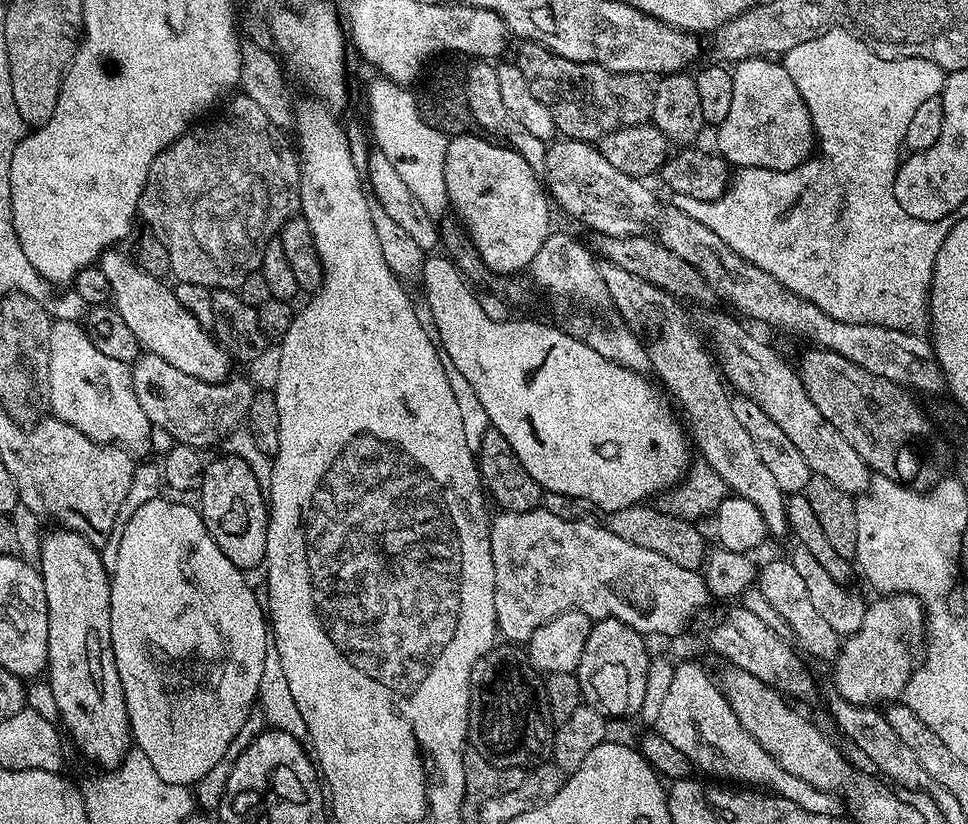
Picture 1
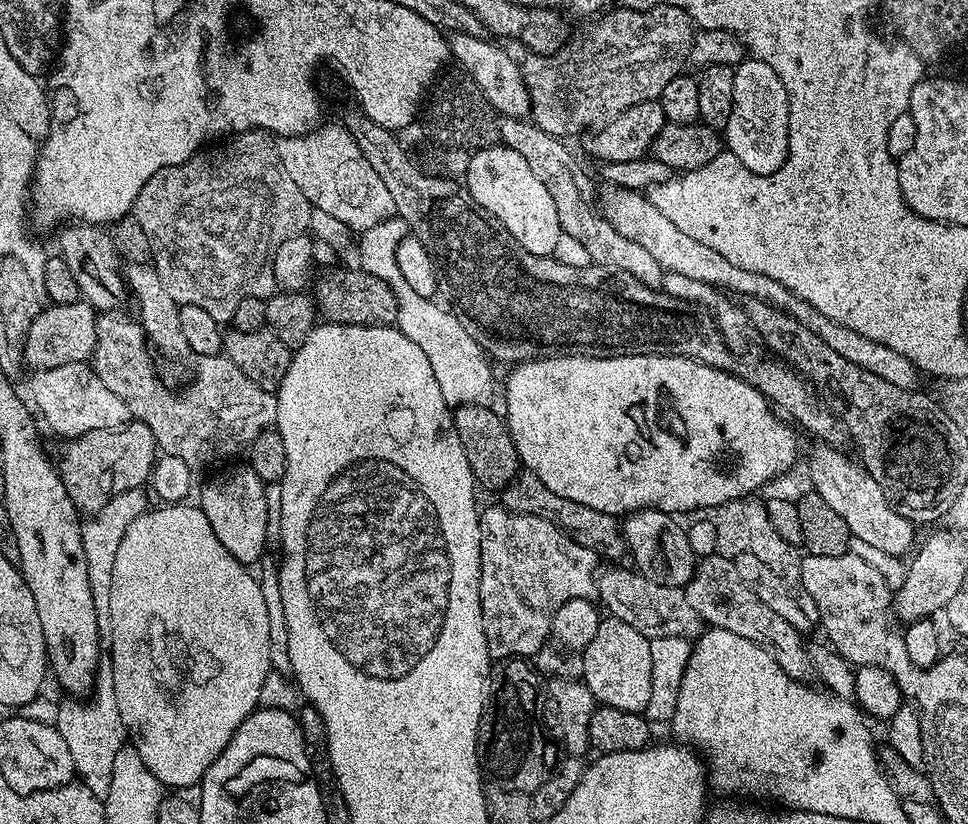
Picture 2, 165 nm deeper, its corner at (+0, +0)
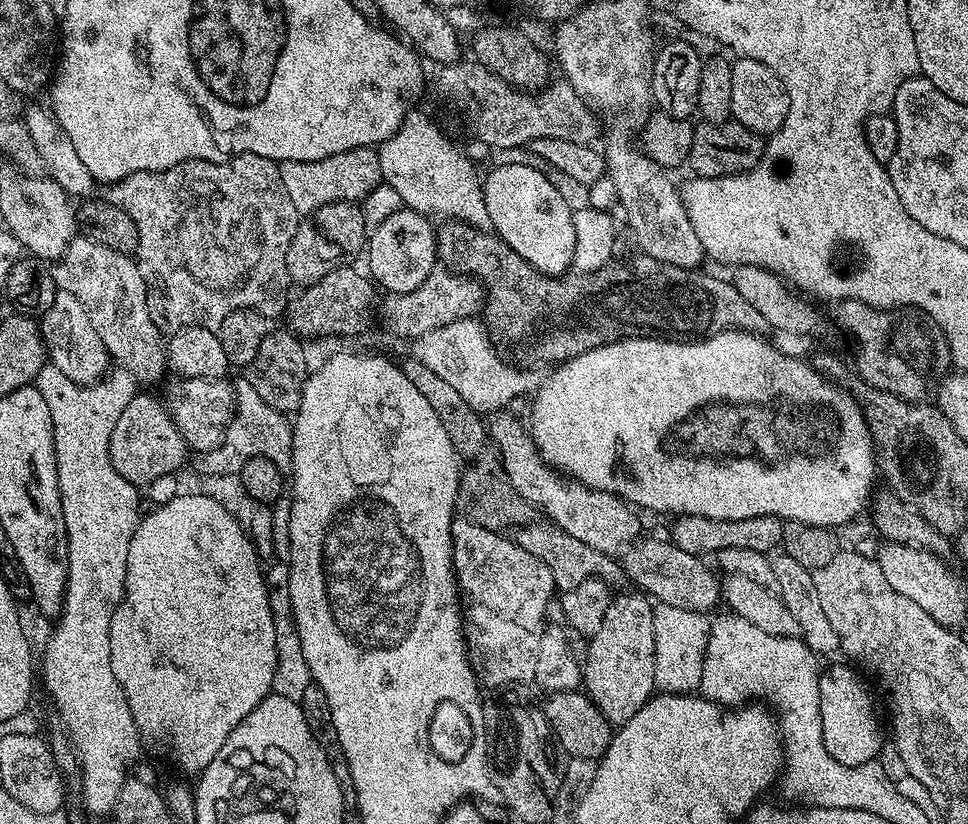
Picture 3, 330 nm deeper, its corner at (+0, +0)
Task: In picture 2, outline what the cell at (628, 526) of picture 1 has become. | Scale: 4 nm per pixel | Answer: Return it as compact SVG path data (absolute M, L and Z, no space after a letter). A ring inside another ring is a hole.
M521 470L502 490L503 507L510 512L546 518L546 522L554 522L562 531L568 533L574 542L594 549L601 557L608 556L612 548L621 547L622 524L617 517L602 514L602 510L590 510L590 506L582 506L582 502L574 502L570 498L561 498L554 490L546 487L546 482L532 472Z

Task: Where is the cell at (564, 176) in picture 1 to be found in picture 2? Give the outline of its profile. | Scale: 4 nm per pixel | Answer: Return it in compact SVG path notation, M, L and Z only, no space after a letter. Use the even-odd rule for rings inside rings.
M608 186L605 189L605 192L601 196L599 193L598 196L604 219L612 223L618 234L638 242L638 246L645 248L658 261L660 268L674 274L686 275L687 278L700 279L721 290L737 292L737 297L740 298L749 296L773 304L774 307L798 318L802 326L814 330L814 334L818 334L818 338L822 338L822 342L826 342L830 350L842 354L846 362L854 362L854 366L862 366L862 370L870 370L870 374L878 374L878 378L886 378L886 382L894 382L894 386L899 388L915 389L919 385L916 383L919 382L921 373L916 365L910 362L910 358L902 358L902 354L890 350L890 346L882 346L882 342L875 335L856 332L849 325L834 322L834 318L826 318L826 314L819 312L811 300L798 298L790 289L782 286L782 282L774 282L774 278L766 278L766 274L734 266L734 262L722 258L718 250L710 250L710 246L697 242L696 239L690 238L690 234L678 230L678 226L674 226L674 222L666 218L663 207L659 203L651 204L646 198L647 195L617 186Z

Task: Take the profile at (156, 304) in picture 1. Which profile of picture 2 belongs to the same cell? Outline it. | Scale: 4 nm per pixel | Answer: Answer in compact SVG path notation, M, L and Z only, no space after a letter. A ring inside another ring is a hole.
M83 222L69 223L61 227L59 232L58 254L64 259L66 266L70 266L70 274L74 274L74 282L78 282L80 286L81 297L100 312L123 309L126 282L122 277L122 264L116 255L111 235L101 225Z

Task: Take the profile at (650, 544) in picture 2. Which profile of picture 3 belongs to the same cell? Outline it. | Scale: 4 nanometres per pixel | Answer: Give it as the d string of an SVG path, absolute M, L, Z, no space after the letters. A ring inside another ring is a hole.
M504 410L493 415L487 421L486 432L491 443L493 440L500 451L498 459L508 485L526 503L531 504L533 509L540 511L541 508L548 515L545 517L557 528L570 534L570 538L578 538L578 542L586 542L586 546L594 546L594 550L607 556L615 557L641 535L640 520L636 517L638 512L633 505L621 500L613 492L588 488L550 467L536 449L531 431L525 425L523 428L510 413Z

